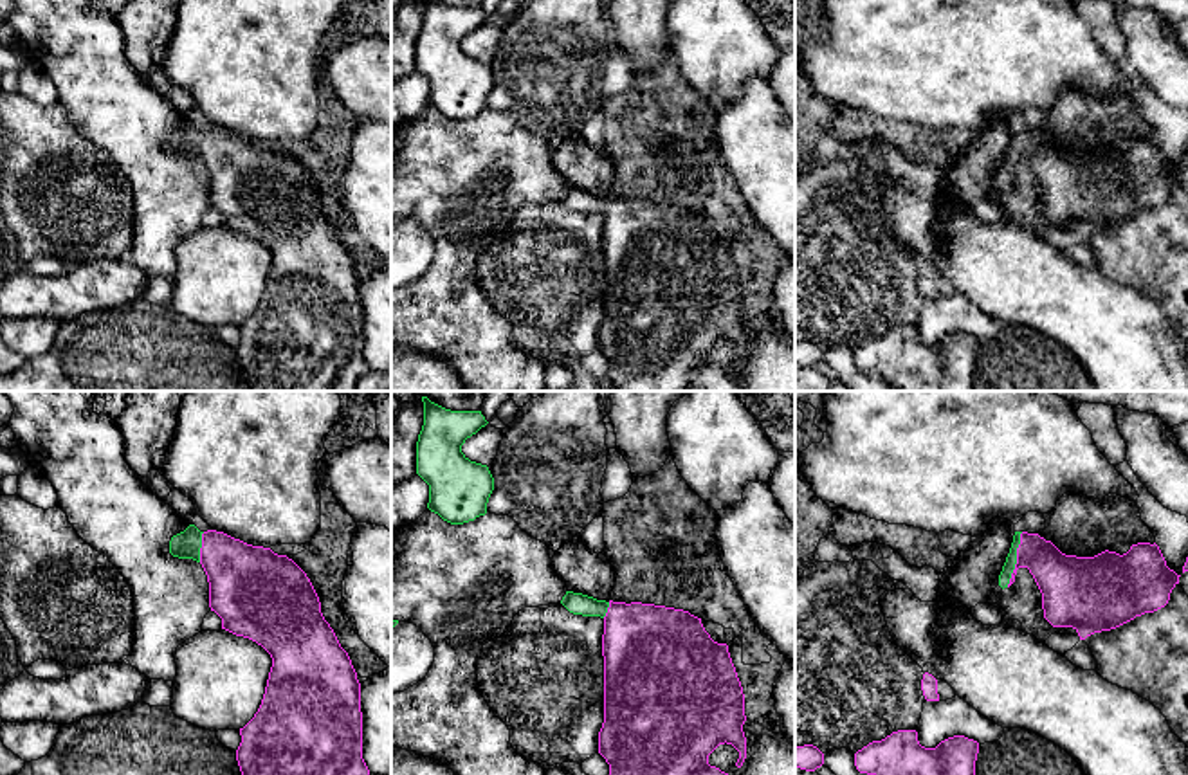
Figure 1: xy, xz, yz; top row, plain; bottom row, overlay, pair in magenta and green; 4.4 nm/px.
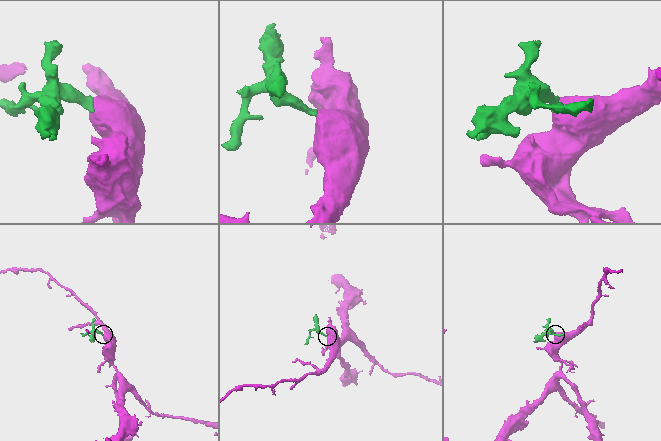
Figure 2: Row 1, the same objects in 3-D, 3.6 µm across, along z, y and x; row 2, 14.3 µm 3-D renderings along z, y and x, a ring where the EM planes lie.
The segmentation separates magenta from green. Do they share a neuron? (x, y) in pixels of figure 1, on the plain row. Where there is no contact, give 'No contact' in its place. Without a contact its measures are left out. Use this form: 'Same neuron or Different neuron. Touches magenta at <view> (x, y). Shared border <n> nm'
Same neuron. Touches magenta at yz (1017, 155). Shared border 260 nm

